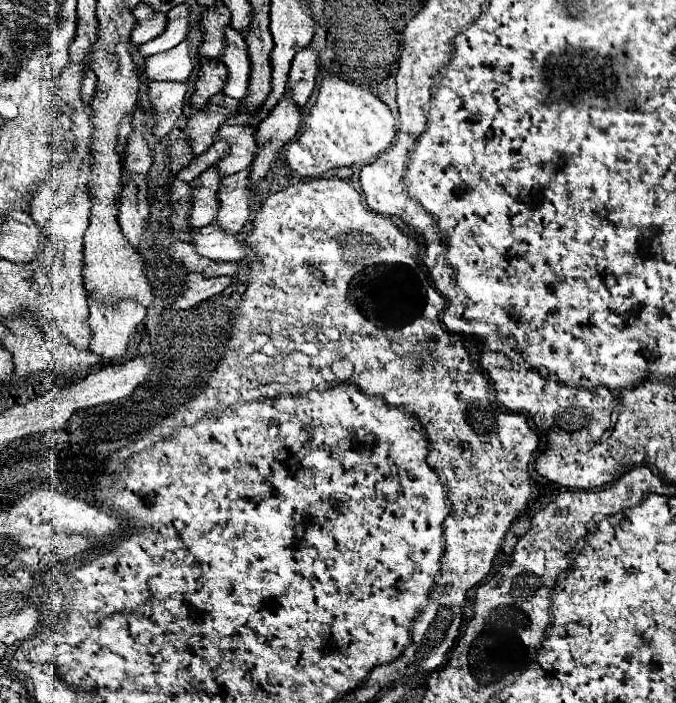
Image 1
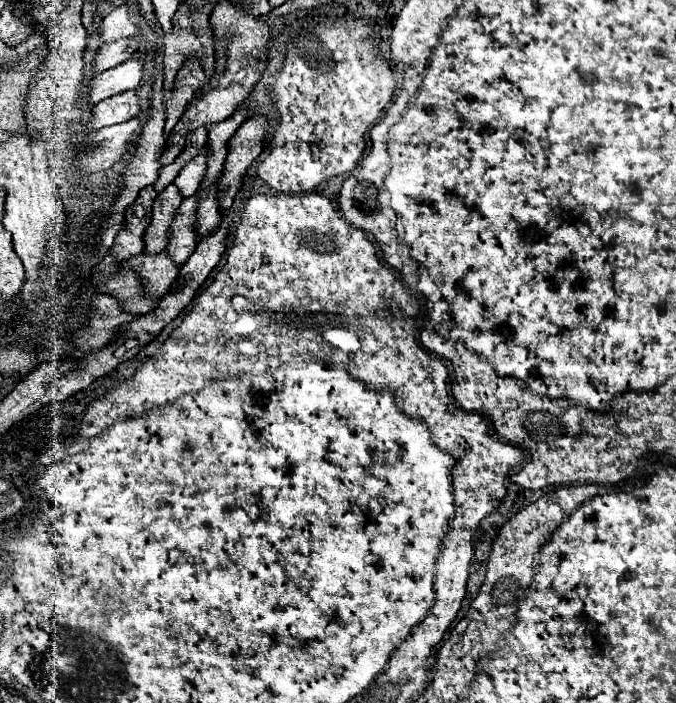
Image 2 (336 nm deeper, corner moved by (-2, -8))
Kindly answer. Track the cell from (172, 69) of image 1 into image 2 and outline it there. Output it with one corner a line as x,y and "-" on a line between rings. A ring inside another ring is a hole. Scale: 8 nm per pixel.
134,90
116,94
112,98
102,100
100,104
96,104
92,108
92,116
86,124
86,130
92,132
92,130
100,130
104,126
126,122
126,120
134,118
138,112
140,112
140,100

